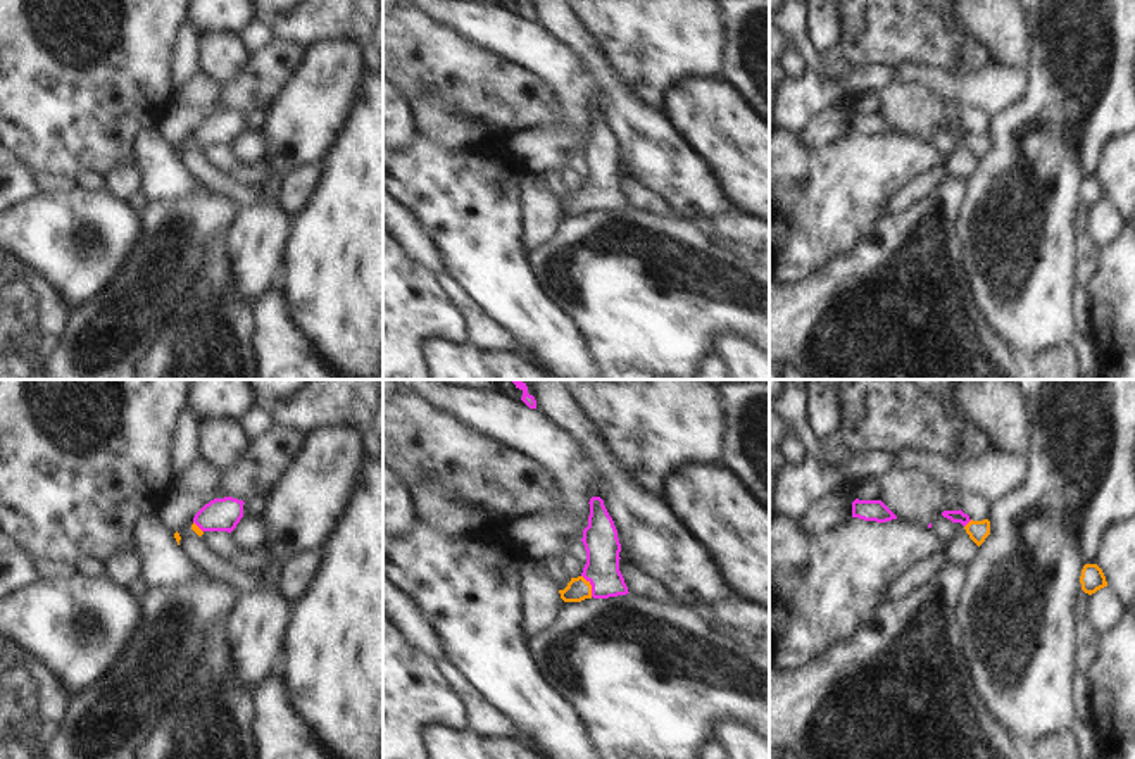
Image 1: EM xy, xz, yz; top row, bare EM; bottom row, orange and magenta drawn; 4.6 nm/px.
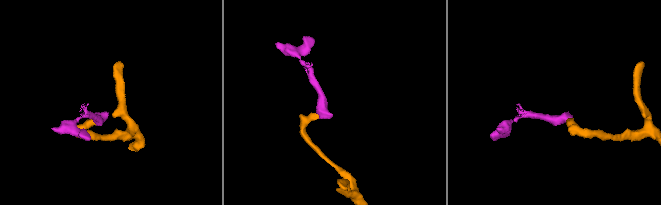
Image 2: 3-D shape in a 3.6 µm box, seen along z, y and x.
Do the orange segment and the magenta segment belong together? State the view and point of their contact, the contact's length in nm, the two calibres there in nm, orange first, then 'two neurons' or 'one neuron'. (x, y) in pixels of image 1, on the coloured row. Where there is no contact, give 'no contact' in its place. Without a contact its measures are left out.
meets orange in xz at (590, 585); contact 120 nm long; 110 nm thick on the orange side, 160 nm on the other; one neuron

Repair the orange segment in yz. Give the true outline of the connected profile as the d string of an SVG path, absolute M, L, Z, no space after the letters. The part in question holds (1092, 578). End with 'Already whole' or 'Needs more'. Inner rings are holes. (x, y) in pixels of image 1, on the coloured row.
M1085 564L1080 576L1082 590L1088 595L1107 586L1106 576L1097 564Z. Already whole

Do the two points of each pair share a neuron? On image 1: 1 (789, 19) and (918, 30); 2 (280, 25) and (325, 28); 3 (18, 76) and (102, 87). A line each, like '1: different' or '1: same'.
1: different
2: same
3: same

